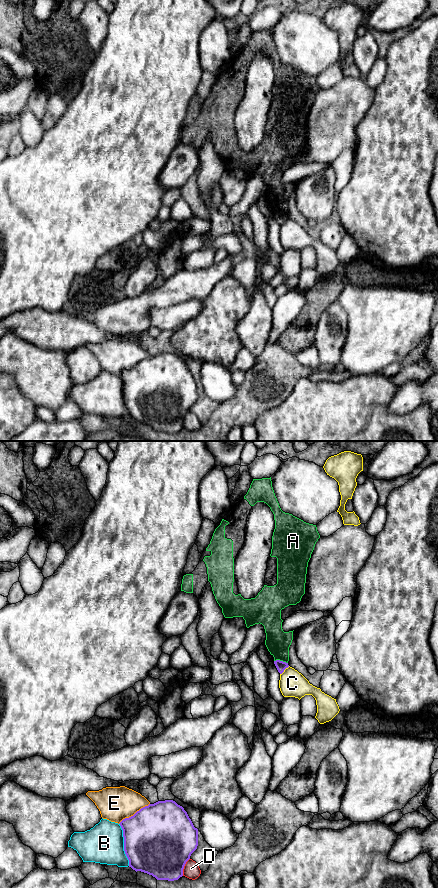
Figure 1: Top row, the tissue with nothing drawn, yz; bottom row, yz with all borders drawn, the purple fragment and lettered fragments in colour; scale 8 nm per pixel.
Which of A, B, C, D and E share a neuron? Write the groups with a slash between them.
A / B / C / D / E

